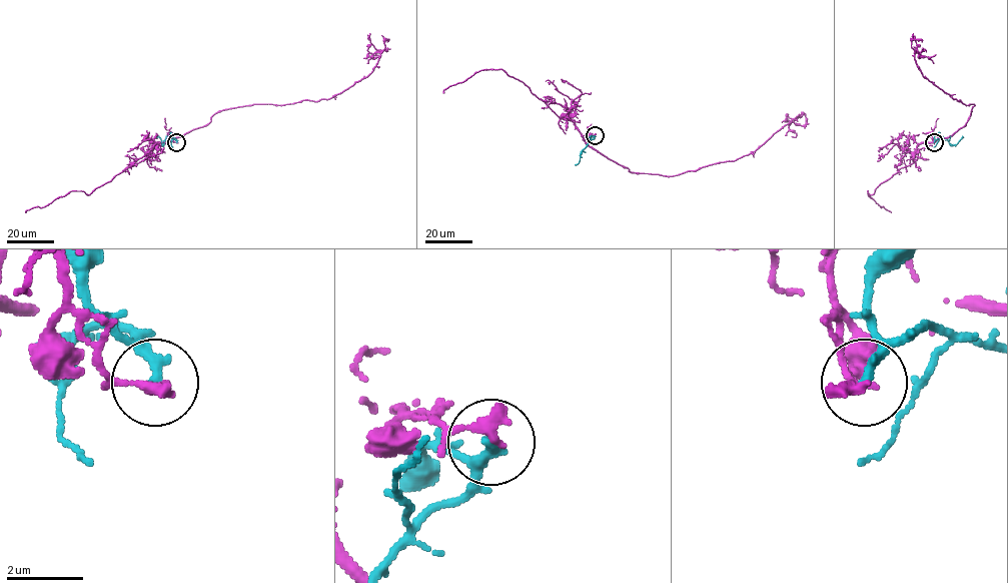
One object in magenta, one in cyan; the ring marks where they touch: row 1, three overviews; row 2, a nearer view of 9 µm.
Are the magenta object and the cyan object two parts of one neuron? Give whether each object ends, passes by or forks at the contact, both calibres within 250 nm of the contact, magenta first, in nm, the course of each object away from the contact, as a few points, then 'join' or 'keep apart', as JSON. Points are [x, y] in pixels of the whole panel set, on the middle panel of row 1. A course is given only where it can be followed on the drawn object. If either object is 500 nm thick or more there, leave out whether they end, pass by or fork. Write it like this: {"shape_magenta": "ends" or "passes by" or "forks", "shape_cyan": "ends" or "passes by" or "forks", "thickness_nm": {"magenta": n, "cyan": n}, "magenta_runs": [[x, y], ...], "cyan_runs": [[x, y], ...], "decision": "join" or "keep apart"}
{"shape_magenta": "ends", "shape_cyan": "ends", "thickness_nm": {"magenta": 360, "cyan": 280}, "magenta_runs": [[595, 135], [585, 141], [631, 172], [667, 176], [747, 155], [798, 116], [789, 125], [791, 136]], "cyan_runs": [[595, 135], [575, 164]], "decision": "keep apart"}

